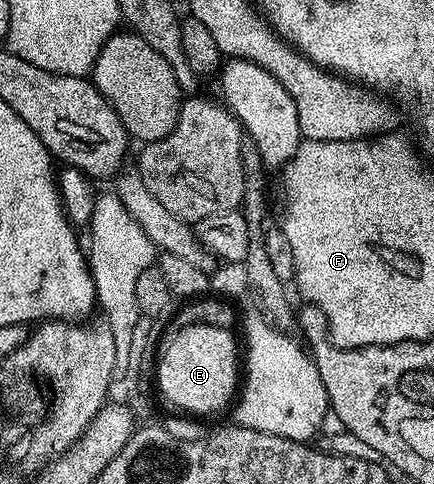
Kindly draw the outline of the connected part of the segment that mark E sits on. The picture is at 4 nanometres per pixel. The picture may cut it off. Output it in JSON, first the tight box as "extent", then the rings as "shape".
{"extent":[159,325,241,418],"shape":[[[195,325],[185,326],[170,337],[172,340],[164,346],[159,360],[159,392],[175,407],[172,409],[207,418],[210,412],[219,412],[232,403],[241,380],[241,356],[235,353],[235,334],[221,326]]]}

